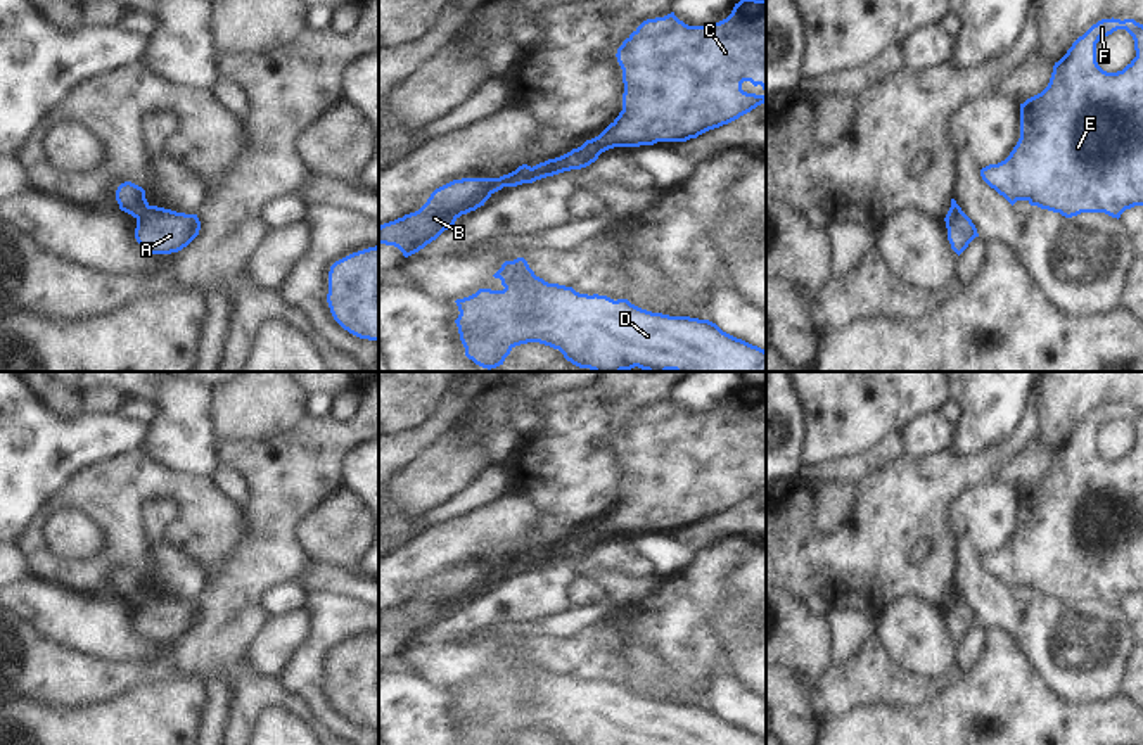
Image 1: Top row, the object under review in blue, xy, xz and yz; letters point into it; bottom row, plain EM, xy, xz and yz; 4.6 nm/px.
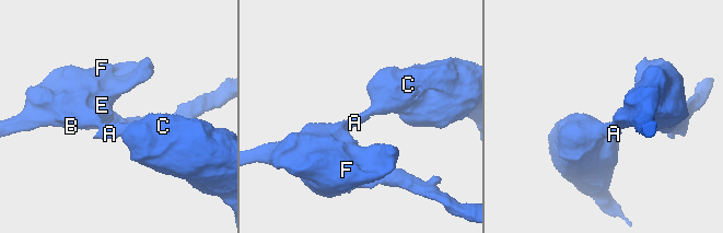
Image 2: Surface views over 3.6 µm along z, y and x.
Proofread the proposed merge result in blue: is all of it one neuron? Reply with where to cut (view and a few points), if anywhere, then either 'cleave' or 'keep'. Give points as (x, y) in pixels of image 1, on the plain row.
cut in xz along (531, 555), (531, 564), (526, 569); cleave

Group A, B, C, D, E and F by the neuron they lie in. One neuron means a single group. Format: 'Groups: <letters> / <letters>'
Groups: A C / B D E F

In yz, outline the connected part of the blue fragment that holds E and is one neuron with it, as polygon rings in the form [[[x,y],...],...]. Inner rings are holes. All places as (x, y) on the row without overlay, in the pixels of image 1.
[[[1101,406],[1079,423],[1055,449],[1048,474],[1020,491],[1020,525],[1010,543],[982,555],[980,564],[1012,593],[1027,588],[1065,605],[1105,600],[1119,607],[1126,596],[1143,593],[1143,411],[1134,406]],[[1117,417],[1133,423],[1136,444],[1122,458],[1107,460],[1096,449],[1096,430]]]

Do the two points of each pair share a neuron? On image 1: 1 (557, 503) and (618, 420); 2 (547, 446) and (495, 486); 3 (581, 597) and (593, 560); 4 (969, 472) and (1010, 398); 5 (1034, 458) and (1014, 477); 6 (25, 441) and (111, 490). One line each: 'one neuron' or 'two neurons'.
1: one neuron
2: two neurons
3: two neurons
4: two neurons
5: one neuron
6: two neurons

